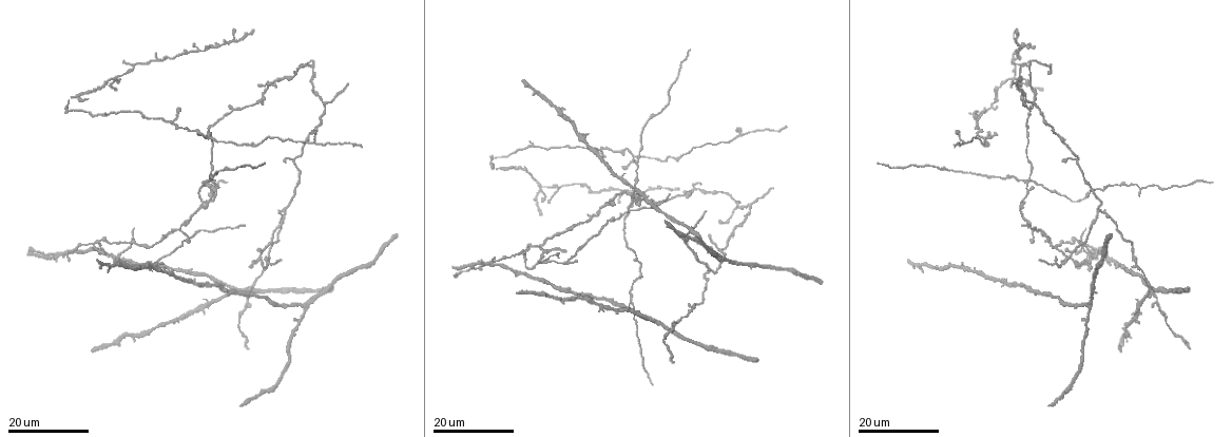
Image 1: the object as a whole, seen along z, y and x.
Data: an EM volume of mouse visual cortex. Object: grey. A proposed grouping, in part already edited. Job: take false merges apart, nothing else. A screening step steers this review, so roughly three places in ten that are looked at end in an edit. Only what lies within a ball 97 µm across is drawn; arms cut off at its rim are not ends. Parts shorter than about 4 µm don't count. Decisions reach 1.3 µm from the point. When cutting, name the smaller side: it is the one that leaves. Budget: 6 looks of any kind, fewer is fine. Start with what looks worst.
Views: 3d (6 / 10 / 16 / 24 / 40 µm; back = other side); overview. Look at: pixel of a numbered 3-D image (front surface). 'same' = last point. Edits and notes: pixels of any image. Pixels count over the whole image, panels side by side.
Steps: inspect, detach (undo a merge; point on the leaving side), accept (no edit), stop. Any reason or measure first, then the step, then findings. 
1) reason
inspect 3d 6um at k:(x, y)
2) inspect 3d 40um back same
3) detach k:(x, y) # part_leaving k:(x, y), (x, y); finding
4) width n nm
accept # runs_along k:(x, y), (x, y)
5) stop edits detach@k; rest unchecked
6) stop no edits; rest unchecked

four arms meet
inspect 3d 16um at 1:(1025, 183)

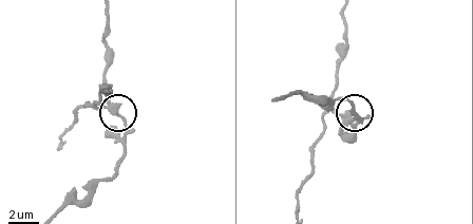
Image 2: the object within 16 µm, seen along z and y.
inspect 3d 6um at 2:(344, 115)

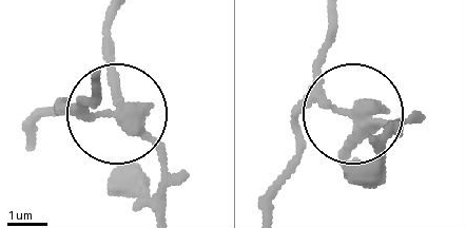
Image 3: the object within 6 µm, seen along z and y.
width 340 nm
detach 3:(82, 98) # a second neuron is stuck on

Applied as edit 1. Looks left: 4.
arms part here
inspect 3d 24um at 1:(260, 261)

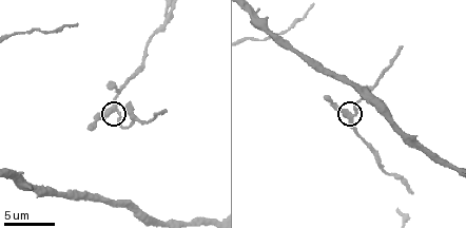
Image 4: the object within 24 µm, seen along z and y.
closer look
inspect 3d 10um at 4:(115, 109)

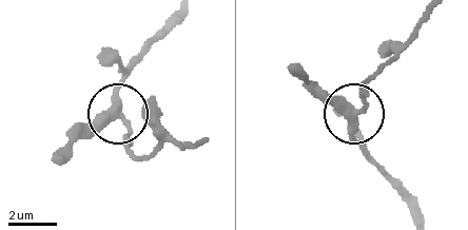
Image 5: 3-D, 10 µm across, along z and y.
accept # runs_along 5:(421, 213), (354, 135), (352, 116), (362, 104), (368, 76); one neuron here

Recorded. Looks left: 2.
four or more arms meet
inspect 3d 24um at 1:(96, 241)

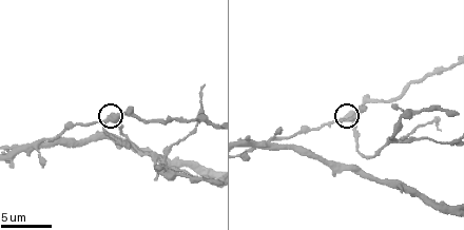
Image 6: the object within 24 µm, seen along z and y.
inspect 3d 6um at 6:(115, 122)

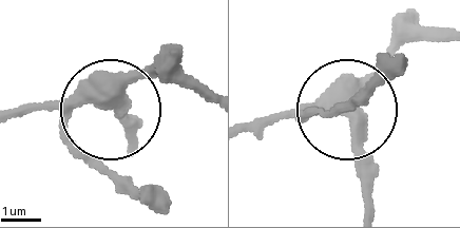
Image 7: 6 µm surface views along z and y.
accept # runs_along 7:(204, 97), (144, 77), (113, 114), (133, 134); all the same neuron

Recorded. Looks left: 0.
stop edits detach@3; rest unchecked

